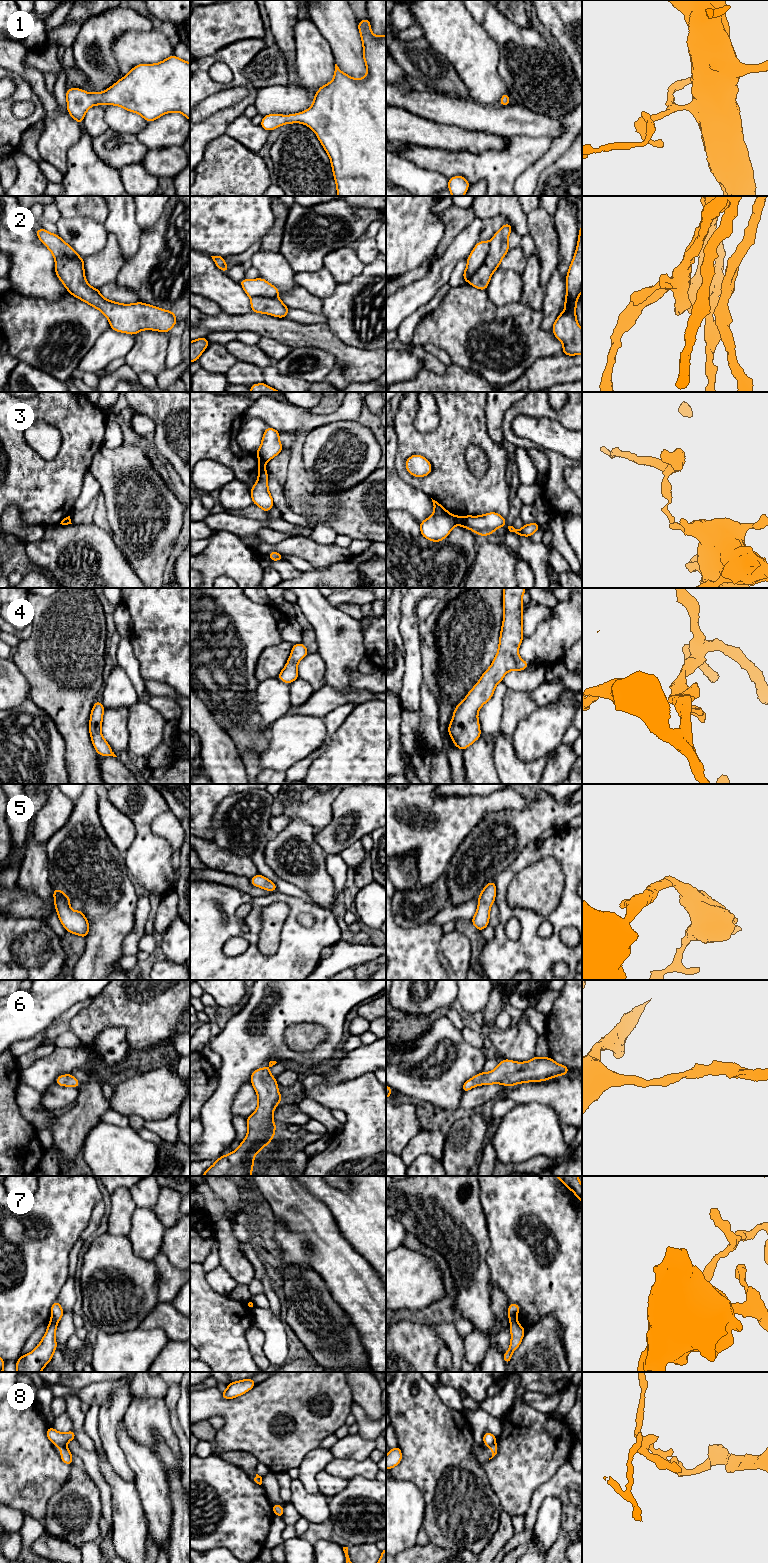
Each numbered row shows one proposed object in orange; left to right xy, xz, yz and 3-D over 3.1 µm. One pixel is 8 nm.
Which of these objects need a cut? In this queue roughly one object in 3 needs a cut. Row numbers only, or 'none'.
3, 7, 8

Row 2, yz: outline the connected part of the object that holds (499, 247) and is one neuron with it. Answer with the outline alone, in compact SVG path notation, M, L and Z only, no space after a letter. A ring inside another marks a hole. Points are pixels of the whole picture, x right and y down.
M510 223L504 224L490 242L479 241L467 258L467 266L463 273L465 282L473 287L486 291L494 271L509 251L508 238L512 230Z

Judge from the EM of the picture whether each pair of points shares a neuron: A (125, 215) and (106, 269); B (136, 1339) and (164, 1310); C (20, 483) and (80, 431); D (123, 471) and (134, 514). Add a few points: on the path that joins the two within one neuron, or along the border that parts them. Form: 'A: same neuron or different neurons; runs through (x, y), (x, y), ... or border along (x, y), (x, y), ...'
A: different neurons; border along (108, 233), (115, 236), (125, 262)
B: different neurons; border along (138, 1327), (143, 1329), (161, 1329), (167, 1337)
C: same neuron; runs through (38, 483), (74, 449)
D: same neuron; runs through (128, 482), (134, 492), (134, 503)

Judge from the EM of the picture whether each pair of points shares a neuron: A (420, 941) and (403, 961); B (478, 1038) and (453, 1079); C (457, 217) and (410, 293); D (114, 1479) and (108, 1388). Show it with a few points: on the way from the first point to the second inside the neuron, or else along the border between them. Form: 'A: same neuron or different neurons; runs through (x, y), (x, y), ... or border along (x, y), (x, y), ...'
A: same neuron; runs through (418, 946), (408, 956)
B: different neurons; border along (460, 1031), (462, 1036), (471, 1045), (482, 1049)
C: different neurons; border along (454, 238), (439, 257)
D: different neurons; border along (129, 1383), (118, 1387), (100, 1407)

